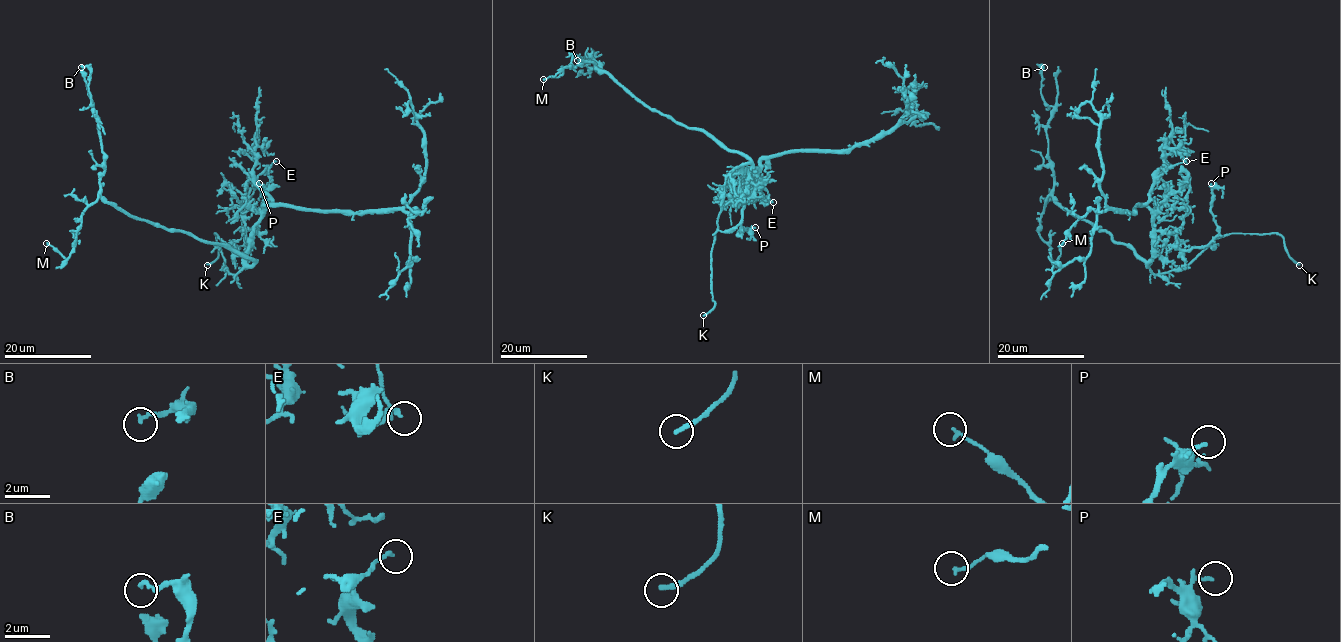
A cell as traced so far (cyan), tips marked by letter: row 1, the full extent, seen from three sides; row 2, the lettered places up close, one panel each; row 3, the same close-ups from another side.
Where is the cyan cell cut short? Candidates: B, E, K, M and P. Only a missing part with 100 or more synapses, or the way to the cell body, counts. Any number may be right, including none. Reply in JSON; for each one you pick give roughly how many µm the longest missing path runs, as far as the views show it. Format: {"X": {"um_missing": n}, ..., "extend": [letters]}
{"K": {"um_missing": 35}, "extend": ["K"]}

